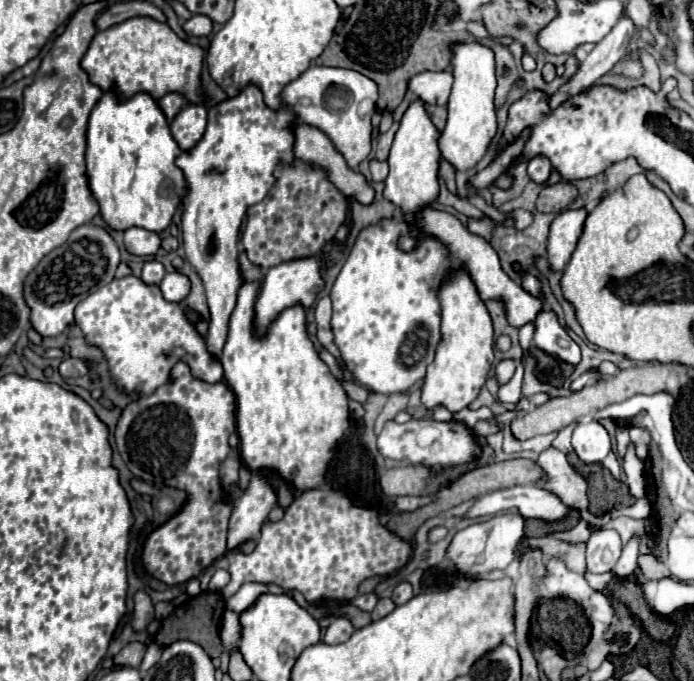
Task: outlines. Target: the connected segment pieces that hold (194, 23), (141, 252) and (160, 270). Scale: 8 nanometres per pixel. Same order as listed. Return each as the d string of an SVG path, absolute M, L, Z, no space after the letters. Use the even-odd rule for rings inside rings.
M194 14L190 20L184 22L182 28L188 36L208 36L212 32L212 20L204 14Z
M128 228L124 232L124 246L134 256L156 256L162 240L156 232L148 232L144 228Z
M146 262L142 268L142 280L148 282L150 286L158 286L160 278L164 278L164 274L166 274L166 270L160 262Z

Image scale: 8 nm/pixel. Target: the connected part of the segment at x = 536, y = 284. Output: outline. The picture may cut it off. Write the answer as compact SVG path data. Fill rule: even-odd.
M524 274L522 276L522 288L528 290L530 294L536 294L536 298L544 298L544 292L542 292L542 282L532 276L532 274Z

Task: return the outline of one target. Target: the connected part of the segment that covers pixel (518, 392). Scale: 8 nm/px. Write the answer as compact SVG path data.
M519 363L513 377L498 390L498 399L501 402L518 404L522 396L523 376L524 363Z

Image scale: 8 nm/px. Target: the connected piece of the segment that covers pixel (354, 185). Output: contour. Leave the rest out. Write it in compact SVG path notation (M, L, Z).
M302 122L292 124L292 130L294 130L294 156L296 156L296 158L300 158L300 160L304 160L304 162L310 162L310 164L316 164L316 166L320 164L320 166L328 172L328 176L330 176L330 180L334 182L334 186L336 186L346 198L354 198L354 200L360 202L360 204L372 204L372 202L374 202L374 188L370 186L370 182L364 178L362 172L352 170L352 168L346 166L346 160L342 158L340 152L336 152L336 148L332 146L330 138L328 138L324 132L320 132L318 128L306 126L306 124L302 124Z

